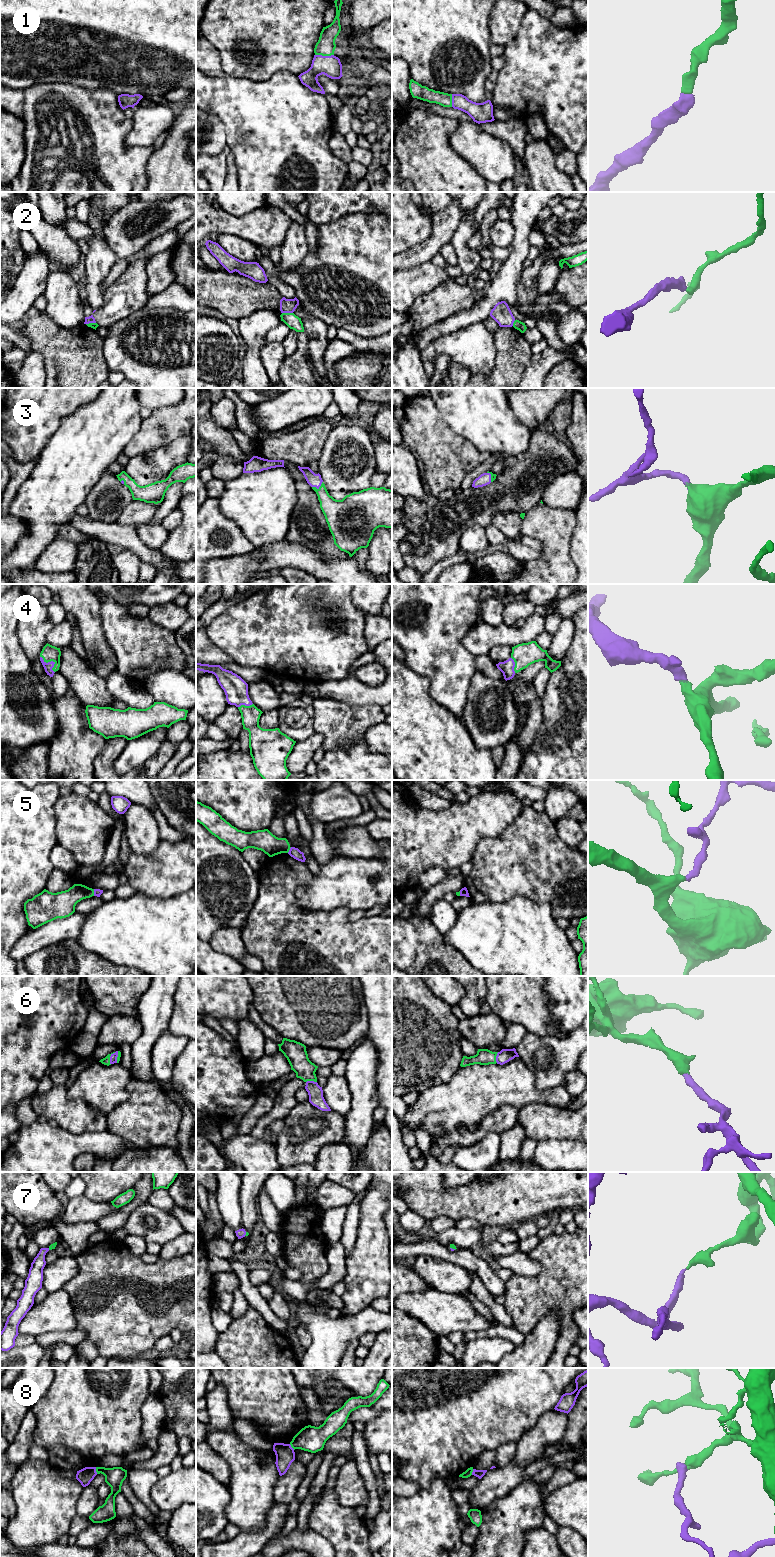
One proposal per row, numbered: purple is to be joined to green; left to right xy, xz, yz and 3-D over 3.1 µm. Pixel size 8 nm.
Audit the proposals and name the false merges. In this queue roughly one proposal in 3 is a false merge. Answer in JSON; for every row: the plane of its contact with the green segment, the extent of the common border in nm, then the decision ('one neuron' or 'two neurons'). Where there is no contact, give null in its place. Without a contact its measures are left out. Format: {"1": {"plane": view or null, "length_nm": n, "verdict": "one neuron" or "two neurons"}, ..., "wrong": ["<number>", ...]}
{"1": {"plane": "xz", "length_nm": 150, "verdict": "one neuron"}, "2": {"plane": "xz", "length_nm": 90, "verdict": "two neurons"}, "3": {"plane": "xz", "length_nm": 100, "verdict": "one neuron"}, "4": {"plane": "xy", "length_nm": 180, "verdict": "one neuron"}, "5": {"plane": "xz", "length_nm": 60, "verdict": "two neurons"}, "6": {"plane": "xy", "length_nm": 110, "verdict": "one neuron"}, "7": {"plane": "yz", "length_nm": 50, "verdict": "one neuron"}, "8": {"plane": "xy", "length_nm": 60, "verdict": "two neurons"}, "wrong": ["2", "5", "8"]}

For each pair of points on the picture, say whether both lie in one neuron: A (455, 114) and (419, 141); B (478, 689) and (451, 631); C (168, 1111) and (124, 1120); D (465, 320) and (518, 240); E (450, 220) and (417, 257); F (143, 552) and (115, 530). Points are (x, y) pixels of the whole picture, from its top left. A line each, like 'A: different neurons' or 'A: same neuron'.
A: different neurons
B: different neurons
C: same neuron
D: same neuron
E: same neuron
F: same neuron

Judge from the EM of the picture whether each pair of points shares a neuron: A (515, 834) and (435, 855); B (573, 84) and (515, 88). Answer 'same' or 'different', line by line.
A: different
B: same

